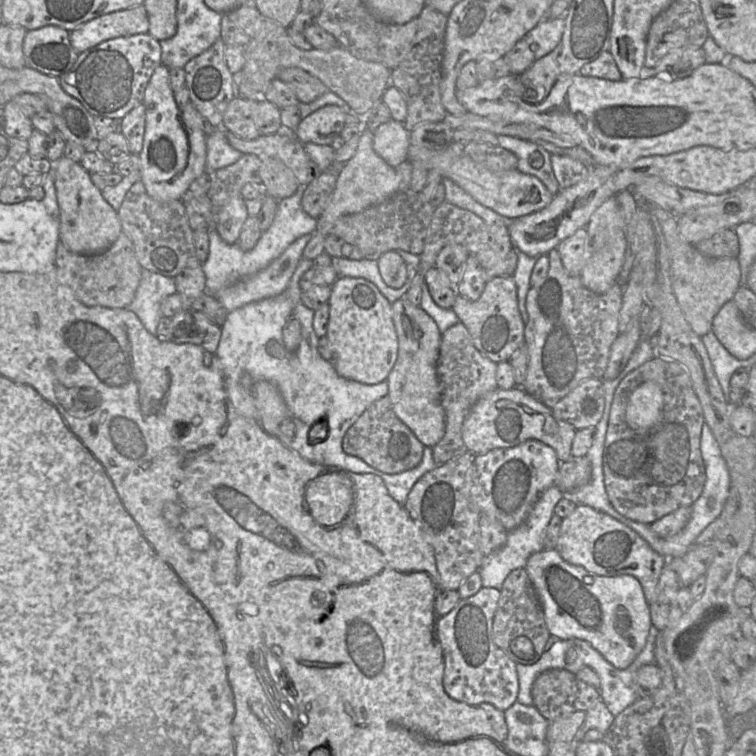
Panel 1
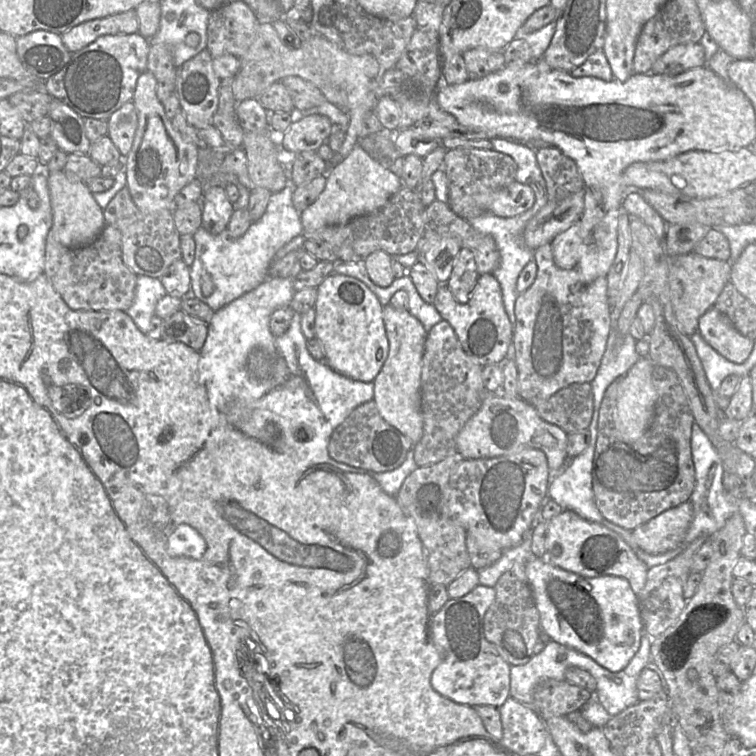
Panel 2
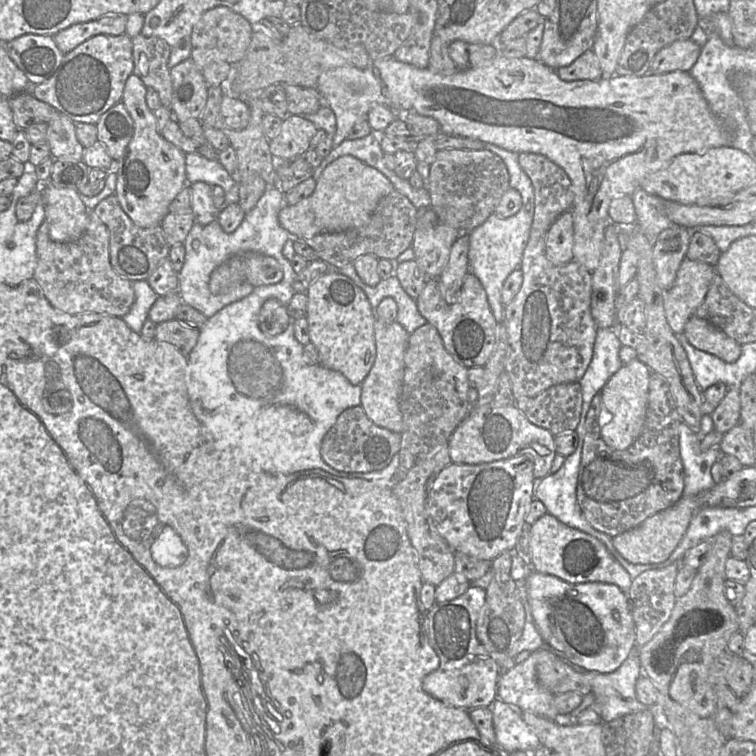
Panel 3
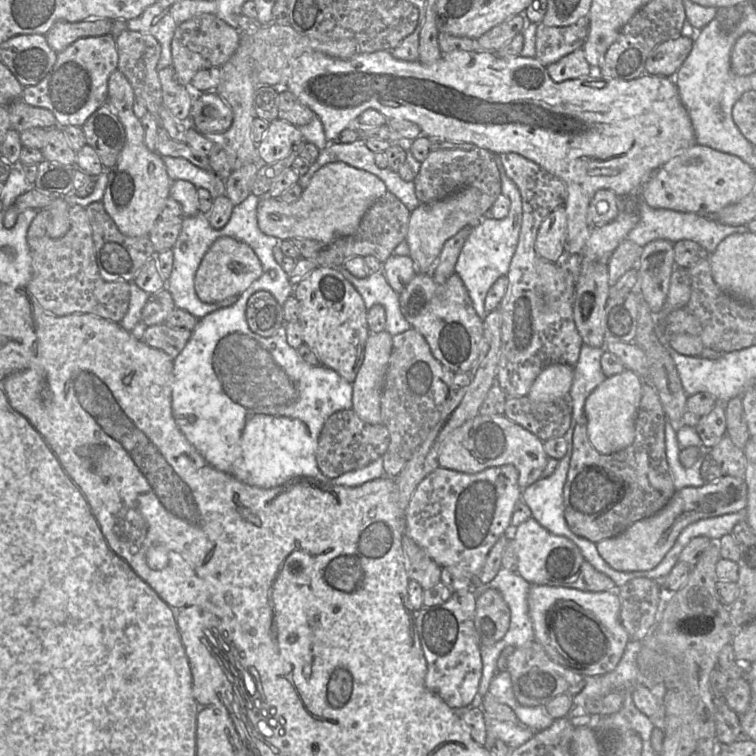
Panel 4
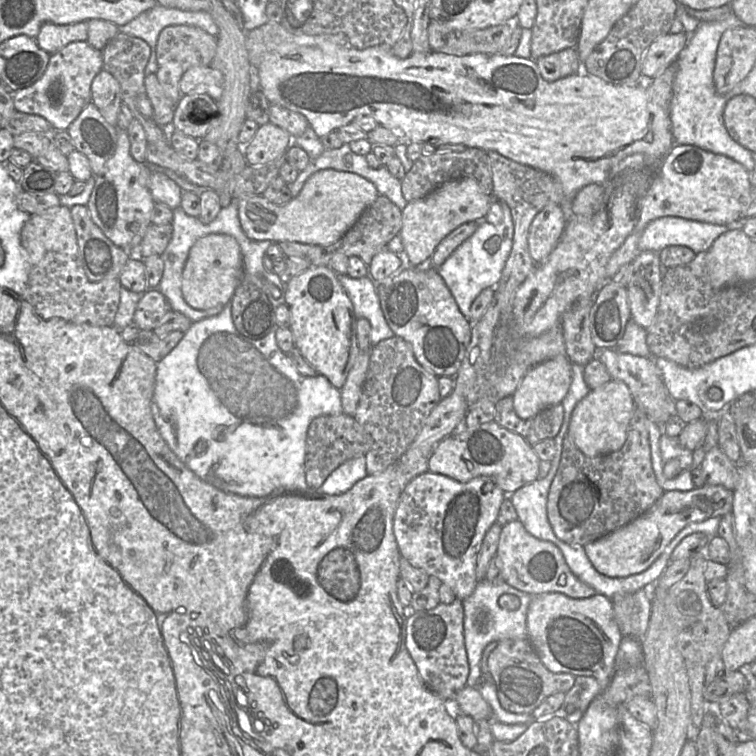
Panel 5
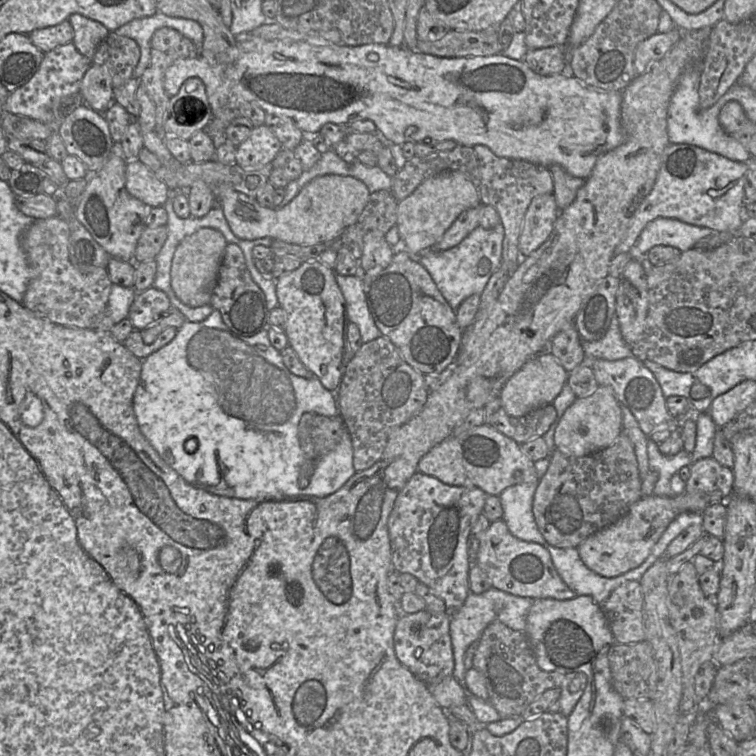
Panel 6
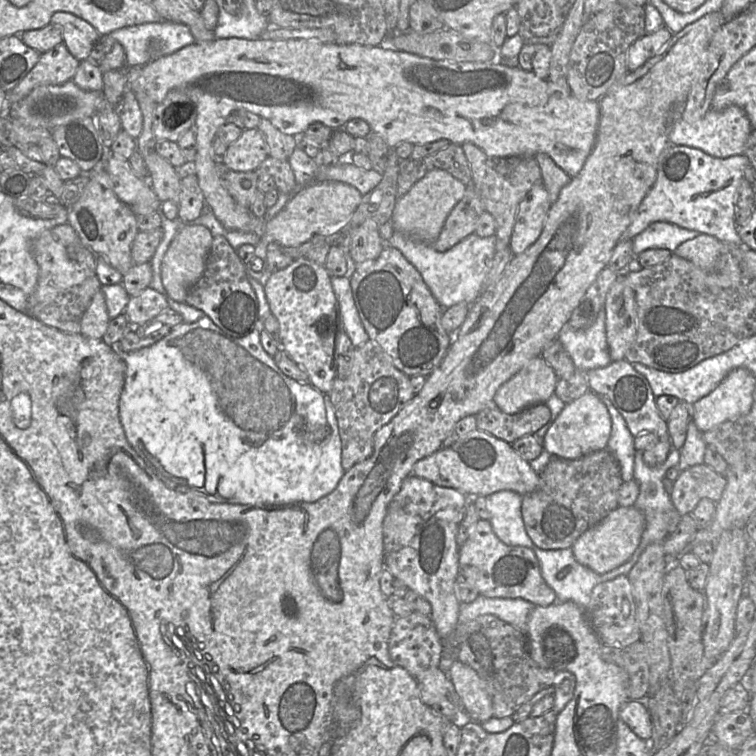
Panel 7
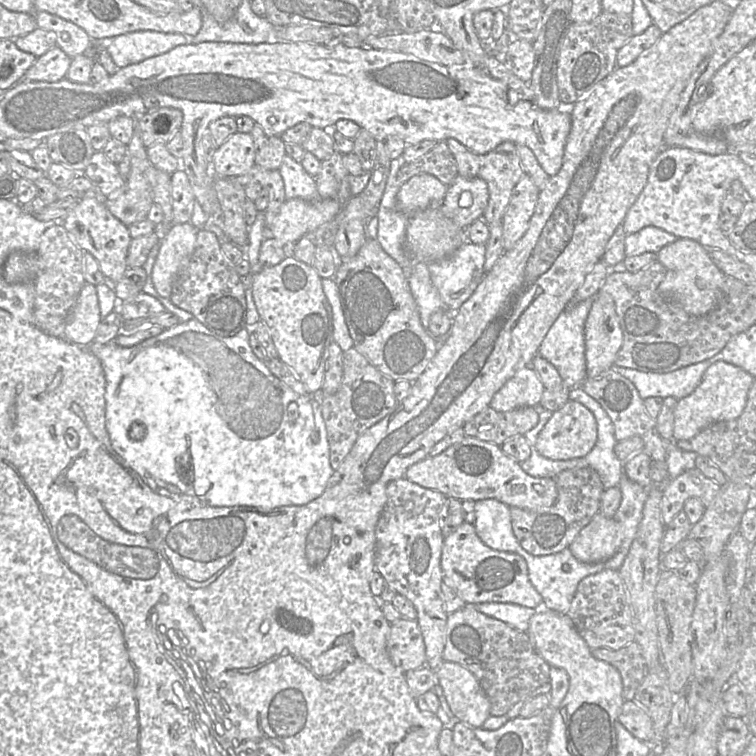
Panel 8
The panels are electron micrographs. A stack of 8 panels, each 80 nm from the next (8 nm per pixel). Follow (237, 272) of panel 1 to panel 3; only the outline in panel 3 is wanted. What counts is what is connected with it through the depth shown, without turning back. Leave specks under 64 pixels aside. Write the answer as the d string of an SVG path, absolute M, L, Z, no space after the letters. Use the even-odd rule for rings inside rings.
M268 187L254 208L246 213L240 226L232 233L225 232L217 221L208 225L196 222L183 242L185 261L178 272L177 290L182 302L209 318L225 306L249 295L254 290L254 286L249 283L240 284L222 294L212 294L209 290L210 275L214 269L230 258L247 252L259 253L283 261L285 259L282 254L283 248L292 237L281 226L278 218L280 210L286 205L285 194L277 187Z

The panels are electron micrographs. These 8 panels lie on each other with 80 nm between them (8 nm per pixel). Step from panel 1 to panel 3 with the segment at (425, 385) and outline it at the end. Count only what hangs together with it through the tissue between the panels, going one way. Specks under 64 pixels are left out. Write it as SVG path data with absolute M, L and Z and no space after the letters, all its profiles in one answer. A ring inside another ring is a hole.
M376 322L374 341L376 358L365 380L361 383L361 403L367 417L377 426L400 434L403 430L399 398L404 376L404 354L409 334L399 323Z

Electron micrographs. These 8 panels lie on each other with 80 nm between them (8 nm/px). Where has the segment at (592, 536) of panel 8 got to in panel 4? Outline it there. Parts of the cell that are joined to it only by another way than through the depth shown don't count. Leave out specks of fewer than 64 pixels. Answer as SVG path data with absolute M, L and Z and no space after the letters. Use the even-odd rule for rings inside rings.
M729 475L706 481L700 487L678 489L659 512L638 520L616 536L597 542L597 551L602 559L616 571L632 572L653 569L661 562L688 525L701 519L745 511L747 492L744 478Z

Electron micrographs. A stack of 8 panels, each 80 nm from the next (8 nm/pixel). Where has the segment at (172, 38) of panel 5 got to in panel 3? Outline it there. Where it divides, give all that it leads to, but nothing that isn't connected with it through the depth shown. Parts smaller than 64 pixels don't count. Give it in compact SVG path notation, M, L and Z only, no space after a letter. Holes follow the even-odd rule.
M225 6L206 11L193 26L190 35L190 58L197 67L206 68L214 62L238 64L245 56L253 35L252 24L242 15Z

